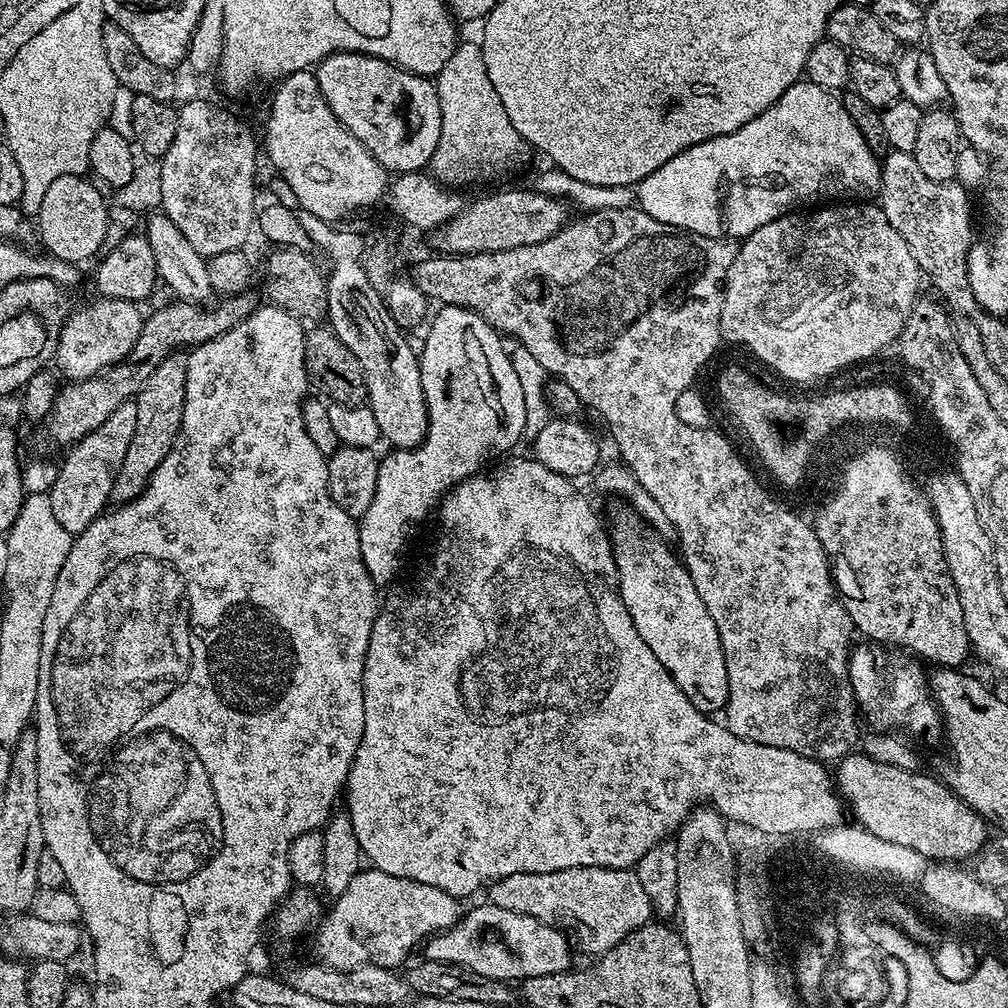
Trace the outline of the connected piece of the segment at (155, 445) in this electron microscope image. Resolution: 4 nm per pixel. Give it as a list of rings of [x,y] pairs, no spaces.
[[[183,351],[171,352],[171,354],[156,367],[154,374],[150,374],[146,386],[142,386],[142,390],[136,396],[134,403],[138,410],[138,422],[134,422],[134,438],[130,438],[130,450],[126,450],[126,458],[122,462],[122,470],[118,470],[118,478],[114,478],[111,498],[113,505],[129,504],[134,498],[141,496],[144,492],[144,488],[150,482],[154,470],[158,470],[158,466],[162,466],[162,458],[166,458],[166,454],[170,454],[170,450],[174,446],[174,442],[180,433],[182,410],[186,406],[187,365],[188,357]]]

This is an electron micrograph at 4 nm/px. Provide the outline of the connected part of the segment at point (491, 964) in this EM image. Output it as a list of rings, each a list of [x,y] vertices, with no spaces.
[[[491,902],[483,903],[469,912],[467,909],[454,927],[429,937],[422,948],[423,959],[458,964],[475,974],[507,982],[558,974],[573,967],[569,937],[561,929],[530,918],[530,914],[514,914],[514,910],[502,910]]]

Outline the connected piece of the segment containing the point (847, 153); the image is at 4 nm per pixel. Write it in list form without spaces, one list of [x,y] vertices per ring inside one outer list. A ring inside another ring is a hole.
[[[804,78],[794,86],[790,86],[790,90],[786,90],[786,94],[782,94],[782,98],[778,98],[778,102],[774,102],[774,106],[762,110],[762,114],[758,114],[758,118],[746,122],[746,126],[742,126],[730,134],[710,138],[706,142],[698,142],[698,146],[690,146],[674,158],[667,160],[661,168],[654,170],[654,174],[650,174],[646,179],[635,185],[637,192],[636,204],[646,214],[650,214],[650,218],[654,218],[666,226],[674,226],[687,232],[702,234],[706,238],[740,242],[743,241],[745,236],[754,234],[754,230],[766,226],[766,222],[774,222],[778,217],[786,216],[789,212],[799,209],[801,206],[811,205],[808,203],[811,200],[818,199],[819,196],[825,196],[828,199],[825,201],[828,202],[835,201],[837,198],[875,197],[880,191],[880,166],[881,161],[873,154],[870,146],[866,144],[863,134],[859,132],[853,119],[843,108],[841,97],[837,93],[828,92],[822,86],[812,84],[807,78]]]

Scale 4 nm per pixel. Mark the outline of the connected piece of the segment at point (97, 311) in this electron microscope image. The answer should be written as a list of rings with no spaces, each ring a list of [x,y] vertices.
[[[105,296],[96,298],[93,304],[82,305],[77,312],[76,309],[69,311],[54,357],[55,367],[60,367],[59,375],[68,376],[64,378],[69,381],[85,380],[124,360],[134,342],[138,342],[142,315],[136,308],[139,307],[133,301]]]

